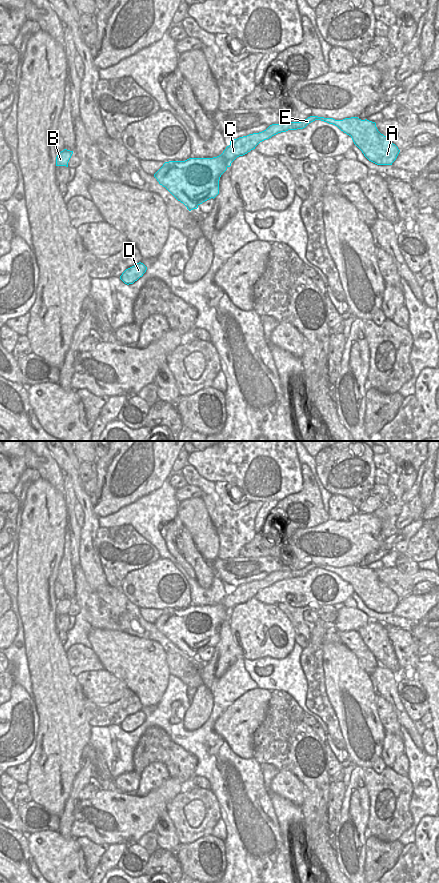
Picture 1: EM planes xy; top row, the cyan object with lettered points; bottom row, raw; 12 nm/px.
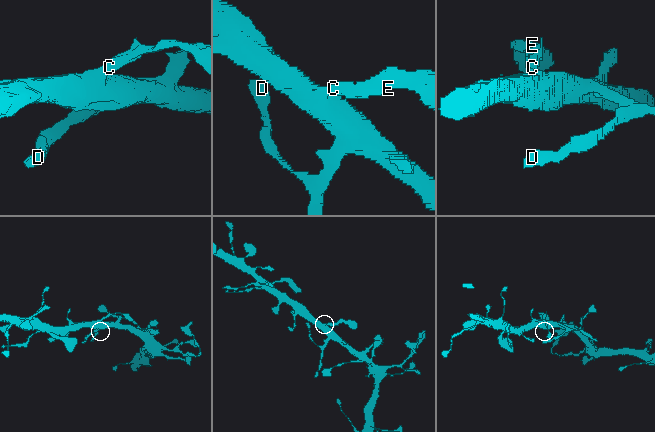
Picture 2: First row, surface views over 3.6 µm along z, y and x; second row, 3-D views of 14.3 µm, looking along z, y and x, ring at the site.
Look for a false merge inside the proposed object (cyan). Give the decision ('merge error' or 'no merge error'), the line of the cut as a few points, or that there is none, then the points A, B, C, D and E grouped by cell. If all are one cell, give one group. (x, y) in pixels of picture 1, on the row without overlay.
no merge error; no cut; A B C D E

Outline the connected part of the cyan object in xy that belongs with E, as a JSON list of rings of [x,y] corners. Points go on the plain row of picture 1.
[[[310,564],[301,570],[272,572],[262,580],[234,587],[217,605],[165,610],[154,625],[189,659],[197,657],[200,652],[219,642],[220,625],[237,605],[247,602],[260,590],[278,581],[303,577],[315,568],[337,574],[352,586],[369,609],[377,613],[392,613],[400,600],[395,592],[378,579],[375,570],[358,565],[335,568]]]

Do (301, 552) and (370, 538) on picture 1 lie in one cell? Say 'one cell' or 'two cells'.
one cell

